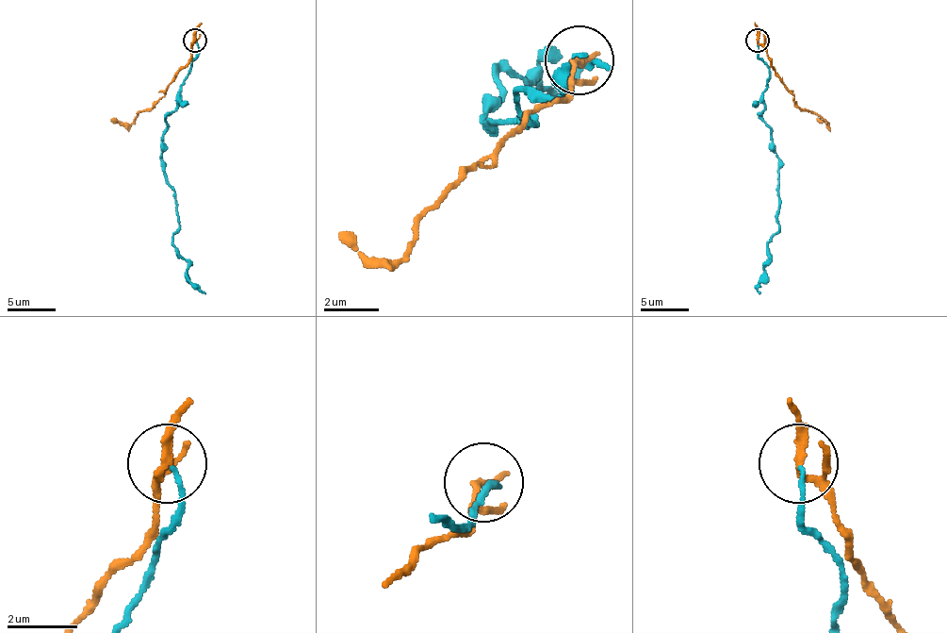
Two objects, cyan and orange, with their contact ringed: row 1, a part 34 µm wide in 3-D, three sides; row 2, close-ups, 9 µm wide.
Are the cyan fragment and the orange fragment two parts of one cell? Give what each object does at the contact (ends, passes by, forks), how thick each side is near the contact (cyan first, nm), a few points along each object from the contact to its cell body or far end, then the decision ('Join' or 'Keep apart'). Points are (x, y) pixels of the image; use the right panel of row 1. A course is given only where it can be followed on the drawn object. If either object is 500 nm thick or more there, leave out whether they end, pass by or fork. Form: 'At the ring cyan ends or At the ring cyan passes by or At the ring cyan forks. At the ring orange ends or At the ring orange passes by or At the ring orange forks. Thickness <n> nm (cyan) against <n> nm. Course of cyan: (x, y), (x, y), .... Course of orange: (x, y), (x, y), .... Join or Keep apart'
At the ring cyan ends. At the ring orange forks. Thickness 110 nm (cyan) against 160 nm. Course of cyan: (758, 41), (758, 57), (770, 77), (762, 116), (779, 169), (779, 231), (767, 248), (760, 293). Course of orange: (758, 40), (793, 102), (827, 124), (817, 119). Keep apart

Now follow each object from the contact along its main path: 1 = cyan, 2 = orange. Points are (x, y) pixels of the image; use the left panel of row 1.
1: (195, 41), (197, 57), (166, 116), (161, 169), (176, 200), (173, 248), (187, 259), (187, 279), (204, 293)
2: (195, 40), (187, 63), (156, 102), (142, 108), (130, 124), (111, 119)

